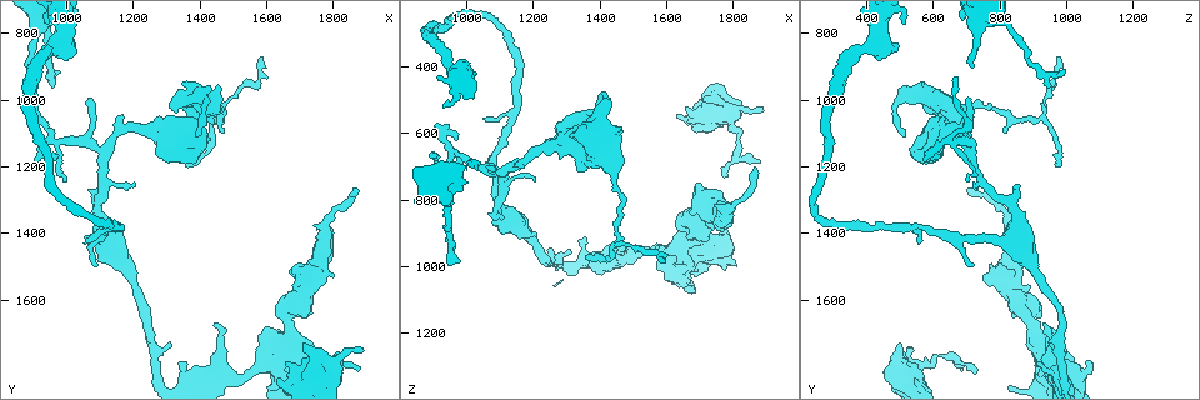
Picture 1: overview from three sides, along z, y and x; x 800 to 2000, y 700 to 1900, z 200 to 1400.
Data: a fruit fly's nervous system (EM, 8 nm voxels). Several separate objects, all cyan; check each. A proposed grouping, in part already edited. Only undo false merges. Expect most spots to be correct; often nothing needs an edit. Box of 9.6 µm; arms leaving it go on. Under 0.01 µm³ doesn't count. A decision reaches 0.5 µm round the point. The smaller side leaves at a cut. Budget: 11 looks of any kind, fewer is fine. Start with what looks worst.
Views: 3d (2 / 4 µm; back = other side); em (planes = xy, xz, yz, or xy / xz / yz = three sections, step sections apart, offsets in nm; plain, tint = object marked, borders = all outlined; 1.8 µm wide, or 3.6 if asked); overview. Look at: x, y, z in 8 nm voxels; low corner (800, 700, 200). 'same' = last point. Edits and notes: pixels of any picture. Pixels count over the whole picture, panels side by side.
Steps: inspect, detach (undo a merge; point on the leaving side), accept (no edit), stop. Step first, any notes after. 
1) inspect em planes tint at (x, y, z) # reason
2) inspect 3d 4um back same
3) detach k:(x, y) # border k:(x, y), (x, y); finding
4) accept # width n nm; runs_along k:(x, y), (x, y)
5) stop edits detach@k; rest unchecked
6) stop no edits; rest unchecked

inspect 3d 4um at (1390, 1050, 670) # thin arm on a thick one

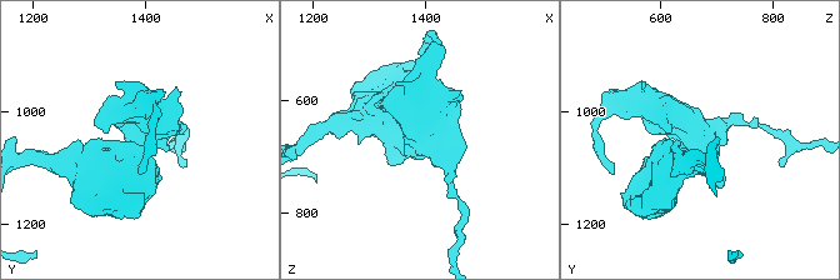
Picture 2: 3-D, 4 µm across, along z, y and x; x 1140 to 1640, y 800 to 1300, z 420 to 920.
inspect em planes borders at (1395, 1045, 675) # now the EM

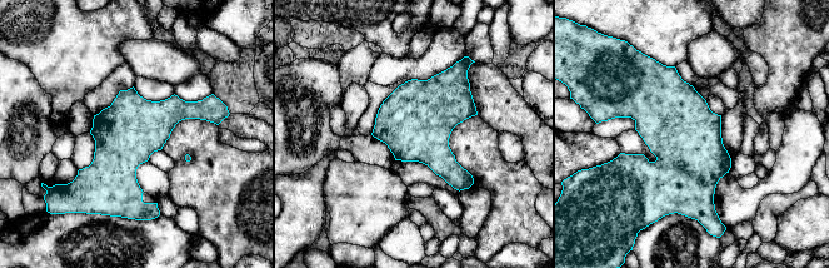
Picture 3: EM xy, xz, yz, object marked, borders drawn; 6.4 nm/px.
accept # all the same neuron

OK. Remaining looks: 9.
inspect 3d 4um at (950, 790, 830) # sudden change in width

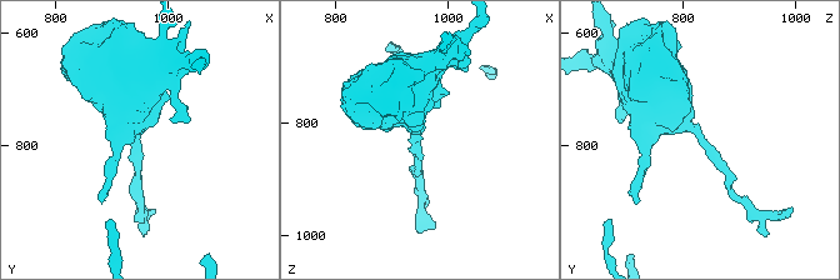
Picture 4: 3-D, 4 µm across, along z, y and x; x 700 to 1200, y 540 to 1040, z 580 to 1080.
inspect em yz step 4 tint at (940, 785, 830)

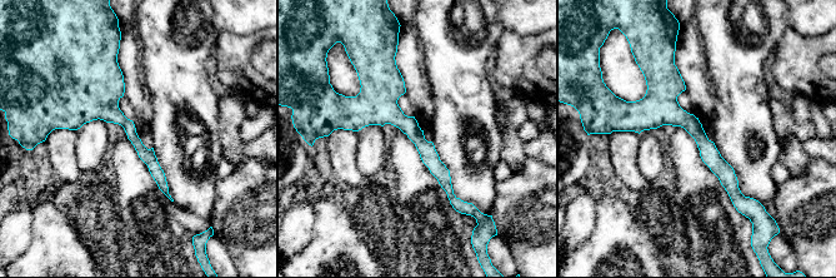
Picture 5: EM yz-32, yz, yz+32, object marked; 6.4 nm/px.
inspect em planes tint same # cut it another way

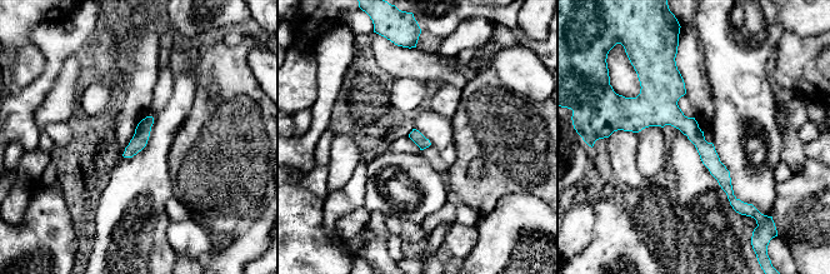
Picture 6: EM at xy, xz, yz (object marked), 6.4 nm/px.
accept # width 80 nm; runs_along 6:(624, 125), (676, 118), (736, 203); continuous, no second neuron

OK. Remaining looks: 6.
inspect em 3.6um planes tint at (1100, 1420, 830) # arms part here

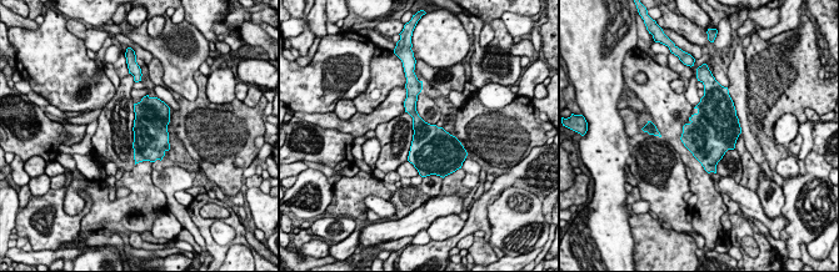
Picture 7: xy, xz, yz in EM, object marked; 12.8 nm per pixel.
accept # one neuron here

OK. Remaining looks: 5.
inspect em 3.6um planes tint at (960, 1120, 650) # sharp bend

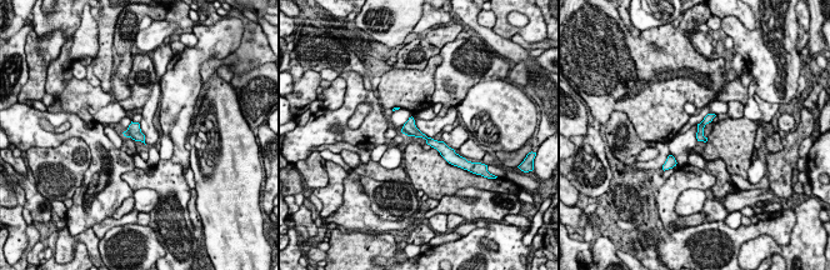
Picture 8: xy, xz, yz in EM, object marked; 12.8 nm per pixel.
accept # runs_along 8:(406, 126), (436, 144), (446, 155); all the same neuron

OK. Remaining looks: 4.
stop no edits; rest unchecked

